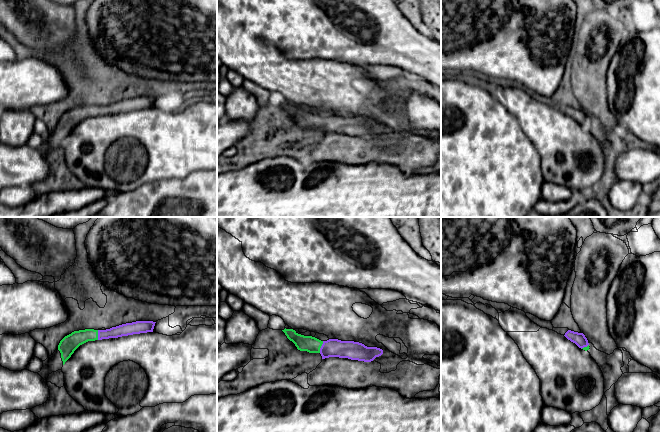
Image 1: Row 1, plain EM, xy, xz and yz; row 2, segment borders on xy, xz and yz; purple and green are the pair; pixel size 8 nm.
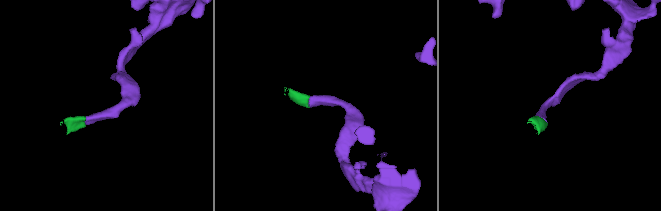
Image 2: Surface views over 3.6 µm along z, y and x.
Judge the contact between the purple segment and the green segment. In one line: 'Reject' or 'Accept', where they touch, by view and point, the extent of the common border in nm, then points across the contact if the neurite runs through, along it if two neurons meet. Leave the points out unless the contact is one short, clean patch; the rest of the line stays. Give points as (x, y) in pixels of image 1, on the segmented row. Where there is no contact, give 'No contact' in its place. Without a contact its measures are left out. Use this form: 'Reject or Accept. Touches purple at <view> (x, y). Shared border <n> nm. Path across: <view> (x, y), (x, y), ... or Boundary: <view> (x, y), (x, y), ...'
Accept. Touches purple at xz (321, 347). Shared border 100 nm. Path across: xz (352, 350), (321, 347), (310, 344)

